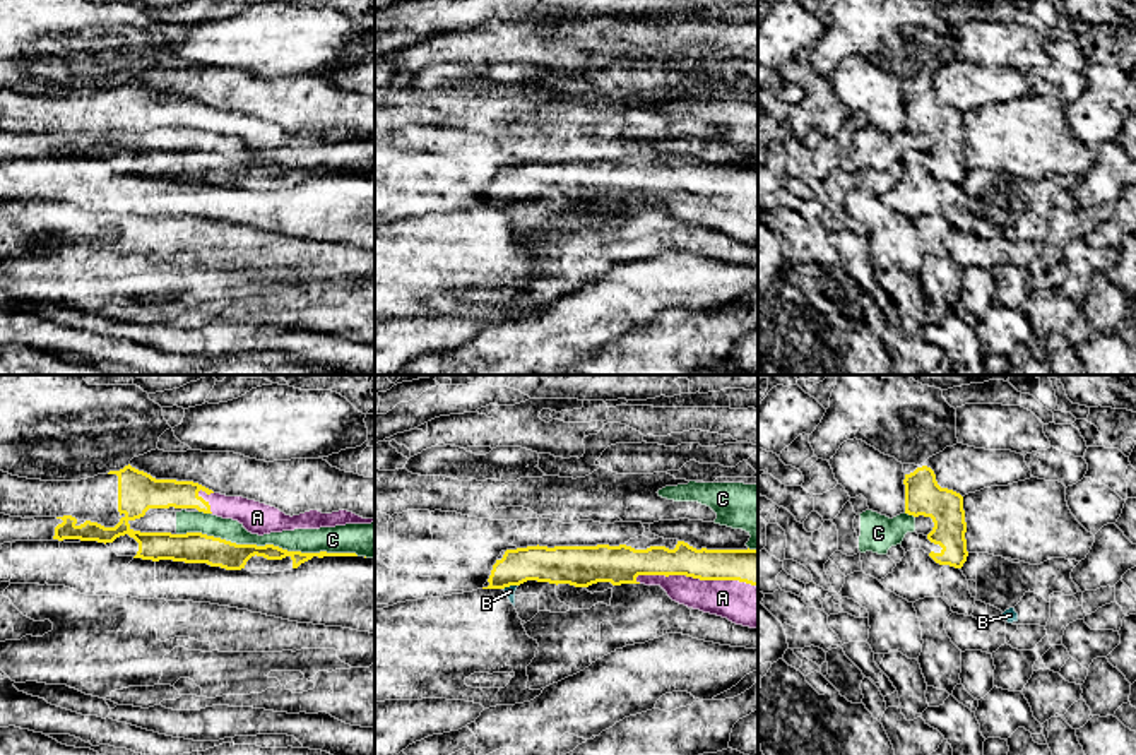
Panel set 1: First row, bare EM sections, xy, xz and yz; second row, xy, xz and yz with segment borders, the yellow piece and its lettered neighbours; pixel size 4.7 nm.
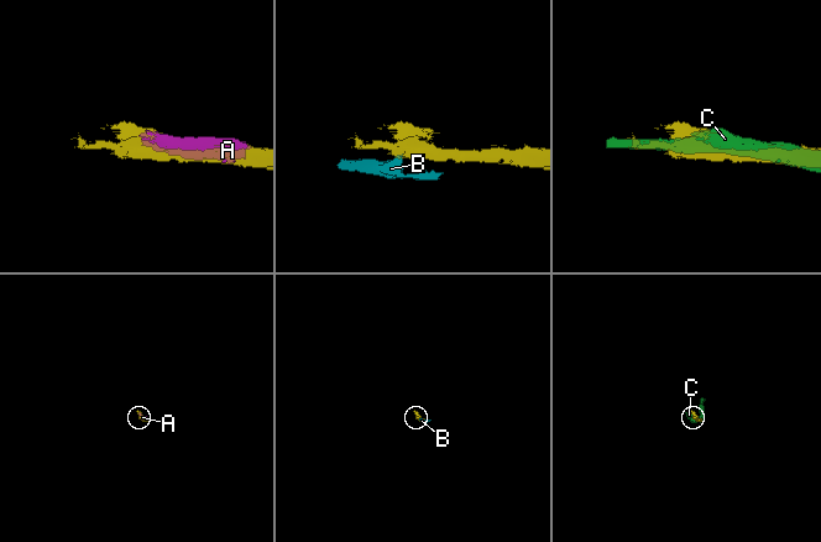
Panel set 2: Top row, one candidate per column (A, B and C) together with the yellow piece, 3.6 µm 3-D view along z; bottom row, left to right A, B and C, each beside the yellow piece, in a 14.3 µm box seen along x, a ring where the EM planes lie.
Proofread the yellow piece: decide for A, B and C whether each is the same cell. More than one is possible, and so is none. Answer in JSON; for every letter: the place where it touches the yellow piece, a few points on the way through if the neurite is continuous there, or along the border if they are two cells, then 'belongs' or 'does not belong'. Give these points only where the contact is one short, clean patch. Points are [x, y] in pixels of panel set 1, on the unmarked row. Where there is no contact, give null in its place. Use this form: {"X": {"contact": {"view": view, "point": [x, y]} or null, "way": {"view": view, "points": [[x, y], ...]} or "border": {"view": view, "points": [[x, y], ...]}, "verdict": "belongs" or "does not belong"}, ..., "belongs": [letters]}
{"A": {"contact": {"view": "xz", "point": [697, 194]}, "verdict": "belongs"}, "B": {"contact": {"view": "xz", "point": [510, 201]}, "border": {"view": "xz", "points": [[517, 201], [503, 206]]}, "verdict": "does not belong"}, "C": {"contact": {"view": "xy", "point": [267, 161]}, "verdict": "does not belong"}, "belongs": ["A"]}

